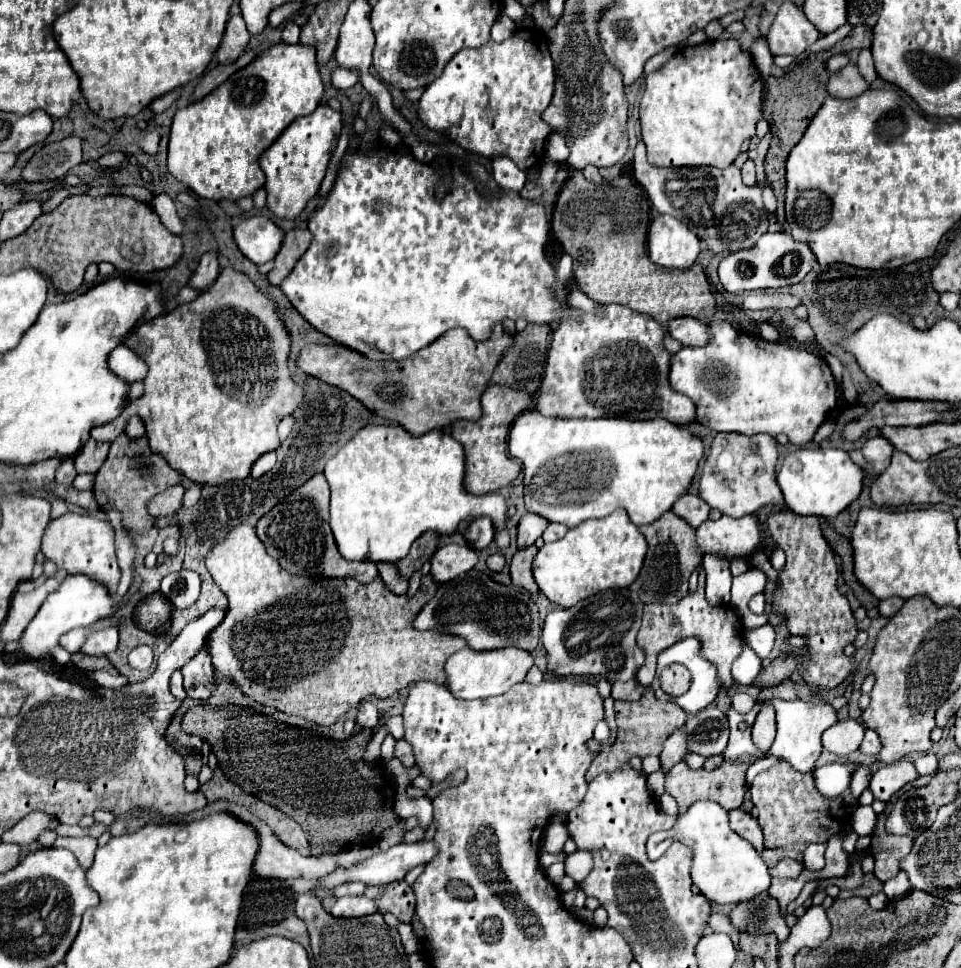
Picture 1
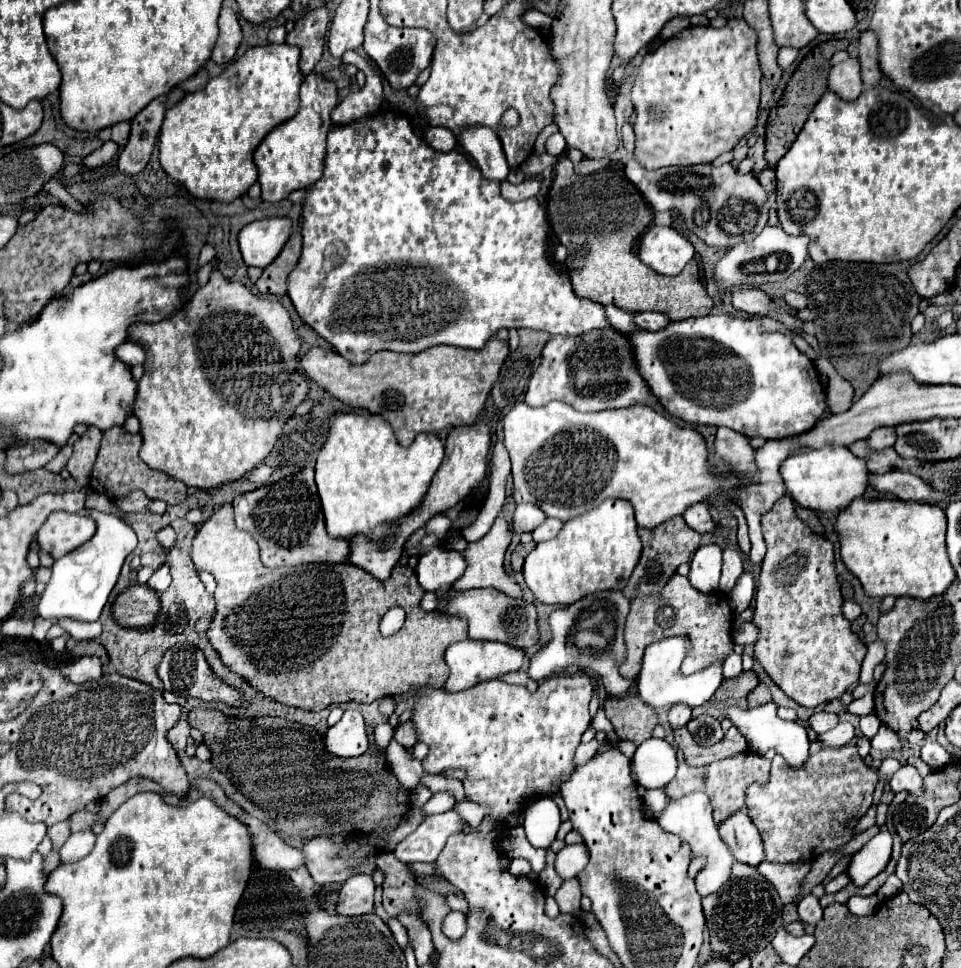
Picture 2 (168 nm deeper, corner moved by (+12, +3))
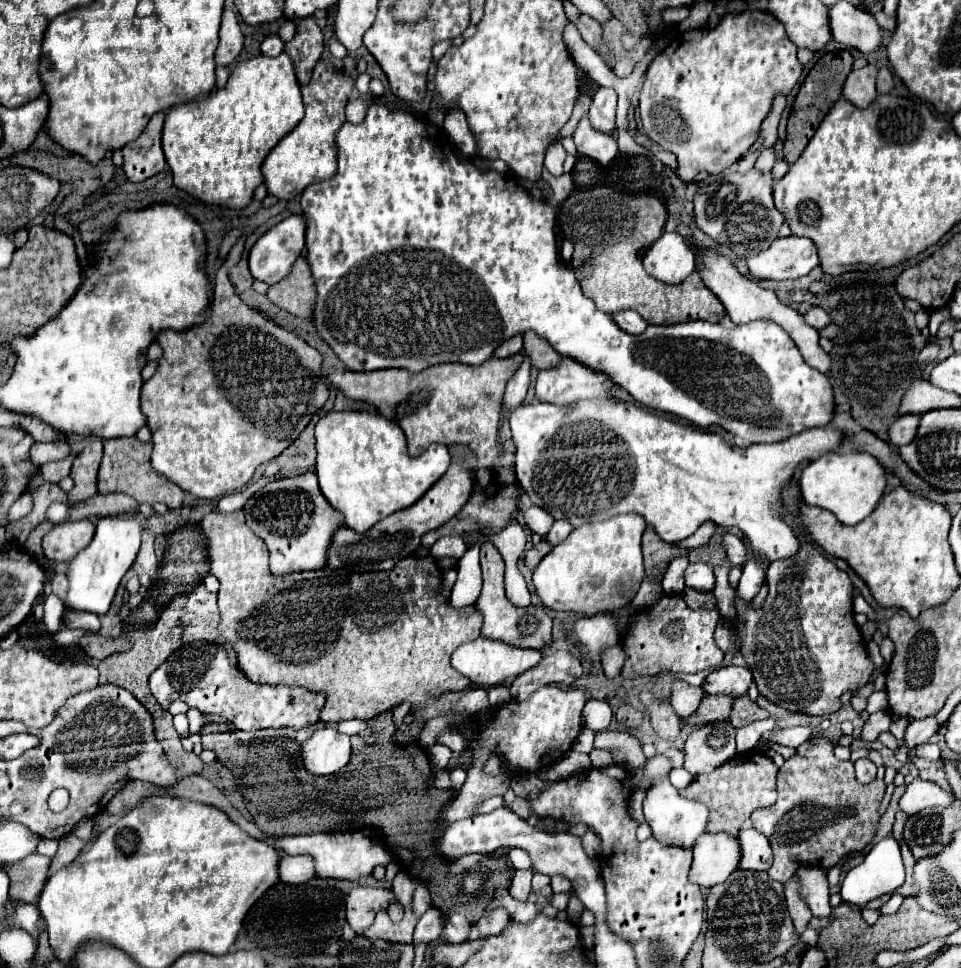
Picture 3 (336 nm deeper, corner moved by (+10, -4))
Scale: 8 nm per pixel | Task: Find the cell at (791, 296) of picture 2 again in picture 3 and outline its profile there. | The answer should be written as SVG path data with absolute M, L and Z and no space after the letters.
M811 307L811 311L805 315L805 319L815 329L825 329L827 325L831 325L831 317L821 307Z

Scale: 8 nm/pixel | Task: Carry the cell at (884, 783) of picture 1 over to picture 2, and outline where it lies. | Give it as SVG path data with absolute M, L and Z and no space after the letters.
M905 764L905 766L901 766L893 774L893 778L889 780L889 786L891 786L893 792L907 790L911 794L921 794L921 790L923 790L923 778L919 776L919 772L911 764Z

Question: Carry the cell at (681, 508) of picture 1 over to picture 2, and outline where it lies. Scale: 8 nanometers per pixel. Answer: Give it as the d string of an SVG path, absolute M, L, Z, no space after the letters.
M697 502L697 504L689 506L689 508L683 512L683 518L685 518L685 522L687 522L693 530L697 530L697 532L701 532L701 534L715 530L715 522L711 520L705 502Z

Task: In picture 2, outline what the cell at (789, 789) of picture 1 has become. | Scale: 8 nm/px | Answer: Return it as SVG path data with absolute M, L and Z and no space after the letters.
M853 744L841 748L821 748L819 752L809 756L807 762L799 768L791 768L781 756L775 756L769 780L765 784L749 784L745 792L749 818L763 838L765 858L769 862L811 862L825 850L837 850L837 846L847 844L855 824L871 806L875 784L877 770L871 770L863 762Z

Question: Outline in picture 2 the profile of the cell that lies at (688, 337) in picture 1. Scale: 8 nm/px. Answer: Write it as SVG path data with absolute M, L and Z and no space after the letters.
M639 312L635 314L635 322L641 330L649 330L649 332L657 332L669 326L669 316L665 316L663 312Z

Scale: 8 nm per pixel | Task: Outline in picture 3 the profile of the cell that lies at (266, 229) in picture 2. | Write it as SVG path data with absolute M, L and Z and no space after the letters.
M291 215L291 217L283 219L281 223L277 223L275 227L271 227L265 235L261 235L259 241L253 245L253 249L249 253L251 275L259 281L269 283L269 285L279 283L281 279L285 279L289 275L295 259L305 249L305 229L307 229L305 217L303 215Z

